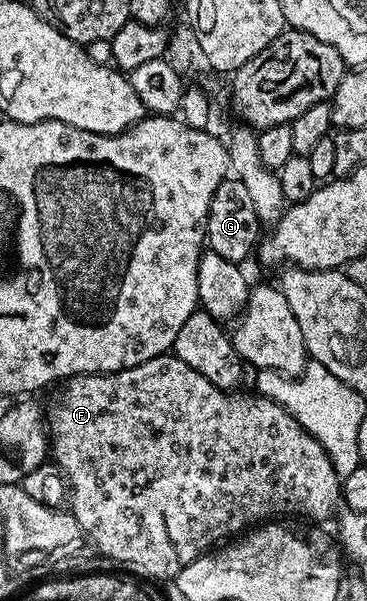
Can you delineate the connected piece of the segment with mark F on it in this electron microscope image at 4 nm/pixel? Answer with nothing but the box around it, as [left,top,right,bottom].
[48,354,340,581]

